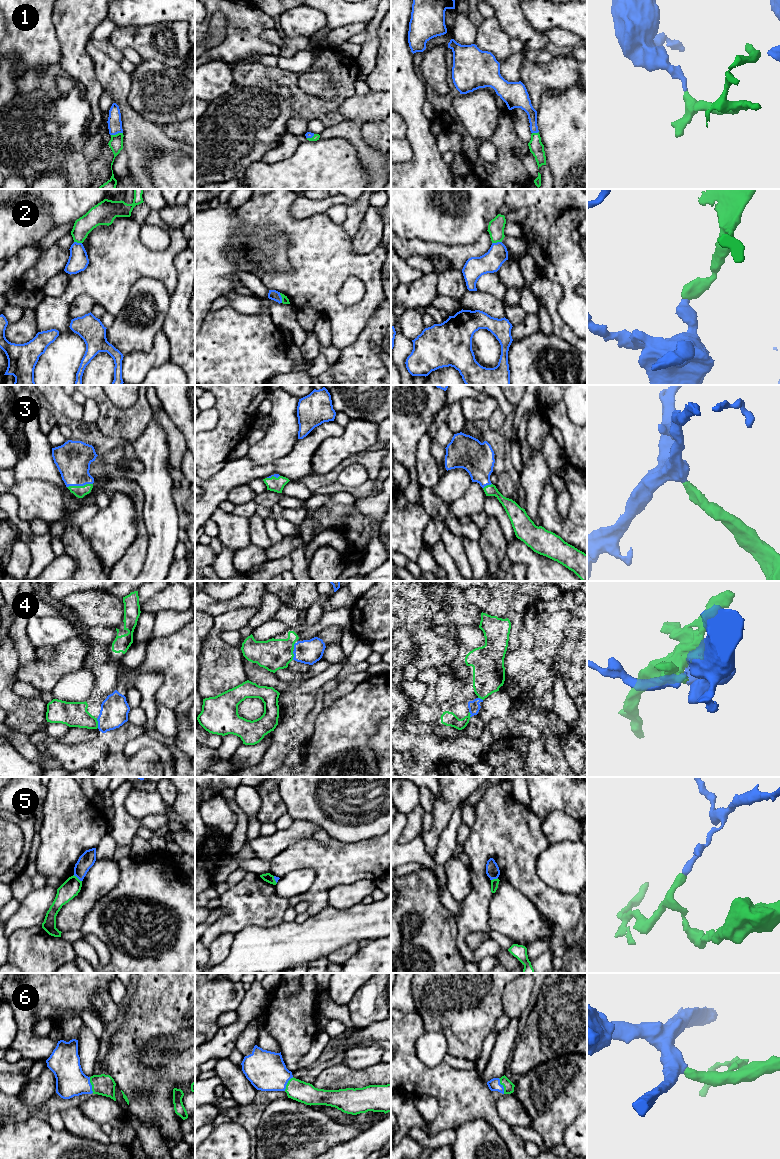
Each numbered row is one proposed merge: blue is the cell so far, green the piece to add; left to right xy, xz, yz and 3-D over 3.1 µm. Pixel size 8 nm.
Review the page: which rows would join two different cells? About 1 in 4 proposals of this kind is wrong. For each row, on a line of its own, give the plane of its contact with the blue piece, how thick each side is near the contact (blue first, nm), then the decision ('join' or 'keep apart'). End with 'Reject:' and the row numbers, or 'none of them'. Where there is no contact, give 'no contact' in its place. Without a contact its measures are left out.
1: xy | 110/110 nm | join
2: xz | 80/60 nm | keep apart
3: xy | 280/100 nm | join
4: xy | 220/200 nm | join
5: xy | 120/150 nm | keep apart
6: yz | 100/80 nm | join
Reject: 2, 5

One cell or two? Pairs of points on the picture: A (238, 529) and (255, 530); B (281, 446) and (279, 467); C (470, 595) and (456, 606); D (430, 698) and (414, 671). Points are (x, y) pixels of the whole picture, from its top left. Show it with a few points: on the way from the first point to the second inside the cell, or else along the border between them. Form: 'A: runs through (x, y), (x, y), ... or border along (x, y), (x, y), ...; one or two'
A: border along (247, 518), (251, 542); two
B: border along (296, 441), (283, 456), (264, 464), (257, 463); two
C: border along (463, 591), (464, 597), (480, 609); two
D: border along (436, 668), (426, 668), (417, 677); two

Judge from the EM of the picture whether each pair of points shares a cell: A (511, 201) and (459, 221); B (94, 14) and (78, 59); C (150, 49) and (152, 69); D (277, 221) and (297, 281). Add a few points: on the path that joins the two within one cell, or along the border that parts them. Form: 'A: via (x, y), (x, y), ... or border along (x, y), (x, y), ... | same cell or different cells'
A: border along (505, 199), (504, 203) | different cells
B: via (83, 25), (78, 30), (78, 48) | same cell
C: border along (142, 60), (157, 60), (173, 68) | different cells
D: via (292, 236), (297, 241), (297, 266) | same cell

